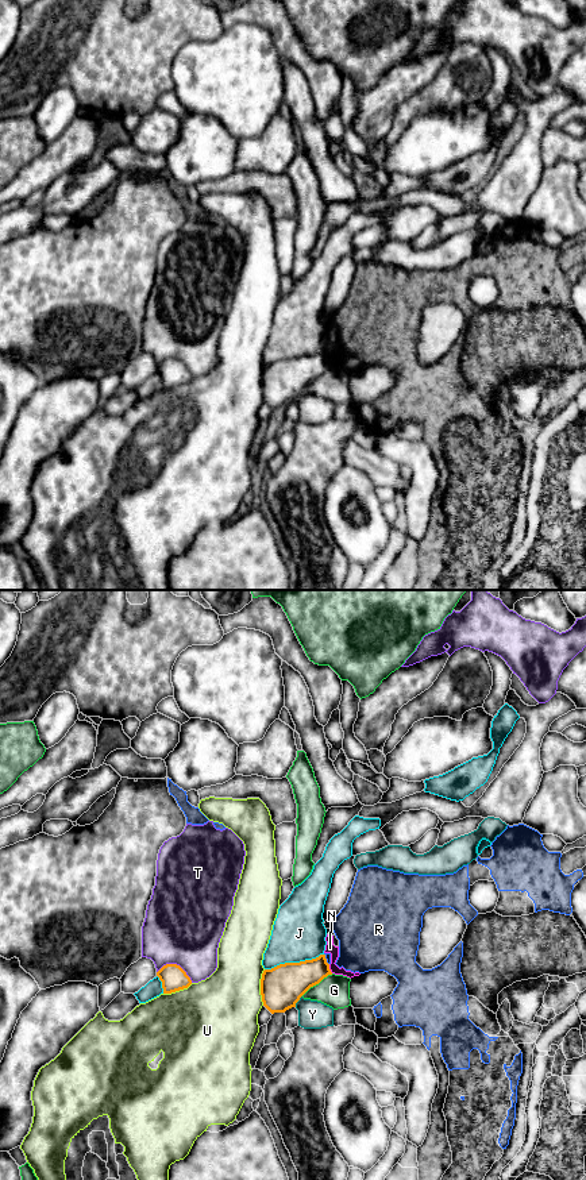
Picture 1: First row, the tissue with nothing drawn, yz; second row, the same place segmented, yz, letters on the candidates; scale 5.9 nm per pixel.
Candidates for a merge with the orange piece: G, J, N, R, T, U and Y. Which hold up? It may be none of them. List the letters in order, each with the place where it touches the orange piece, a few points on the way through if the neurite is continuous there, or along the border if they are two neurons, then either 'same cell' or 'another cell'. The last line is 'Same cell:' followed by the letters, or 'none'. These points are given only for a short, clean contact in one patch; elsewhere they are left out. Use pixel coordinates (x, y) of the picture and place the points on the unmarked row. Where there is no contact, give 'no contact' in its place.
G: yz (316, 378) | another cell
J: yz (293, 358) | another cell
N: yz (328, 363) | along yz (328, 359), (332, 367) | another cell
R: yz (326, 354) | along yz (324, 349), (328, 359) | another cell
T: yz (176, 359) | another cell
U: yz (261, 382) | another cell
Y: yz (299, 394) | along yz (301, 390), (295, 401) | another cell
Same cell: none

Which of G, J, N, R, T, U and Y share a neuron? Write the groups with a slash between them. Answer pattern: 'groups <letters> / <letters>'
groups G / J / N R / T / U / Y

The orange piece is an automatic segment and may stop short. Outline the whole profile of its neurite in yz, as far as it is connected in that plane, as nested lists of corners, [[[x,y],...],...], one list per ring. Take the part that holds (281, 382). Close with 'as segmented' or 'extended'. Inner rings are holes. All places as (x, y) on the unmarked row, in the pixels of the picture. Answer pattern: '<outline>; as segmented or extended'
[[[325,350],[300,358],[285,358],[265,365],[261,374],[263,401],[271,408],[296,402],[300,393],[324,373],[332,370]]]; as segmented

